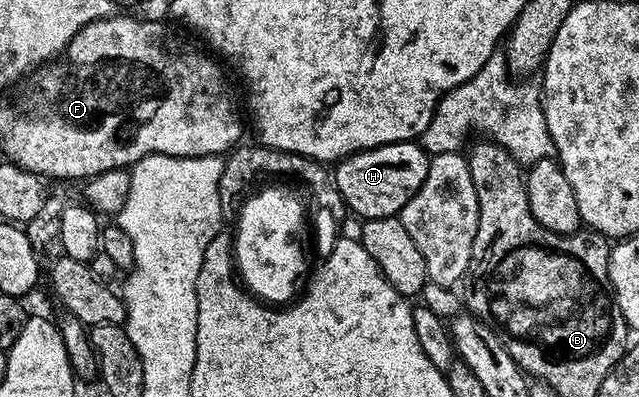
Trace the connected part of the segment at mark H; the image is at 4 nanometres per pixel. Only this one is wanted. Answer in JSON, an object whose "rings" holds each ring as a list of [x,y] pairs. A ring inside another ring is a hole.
{"rings":[[[417,141],[384,144],[349,154],[333,167],[332,181],[351,215],[359,214],[362,220],[392,218],[401,215],[404,204],[408,204],[420,184],[424,184],[430,159],[431,155]]]}

